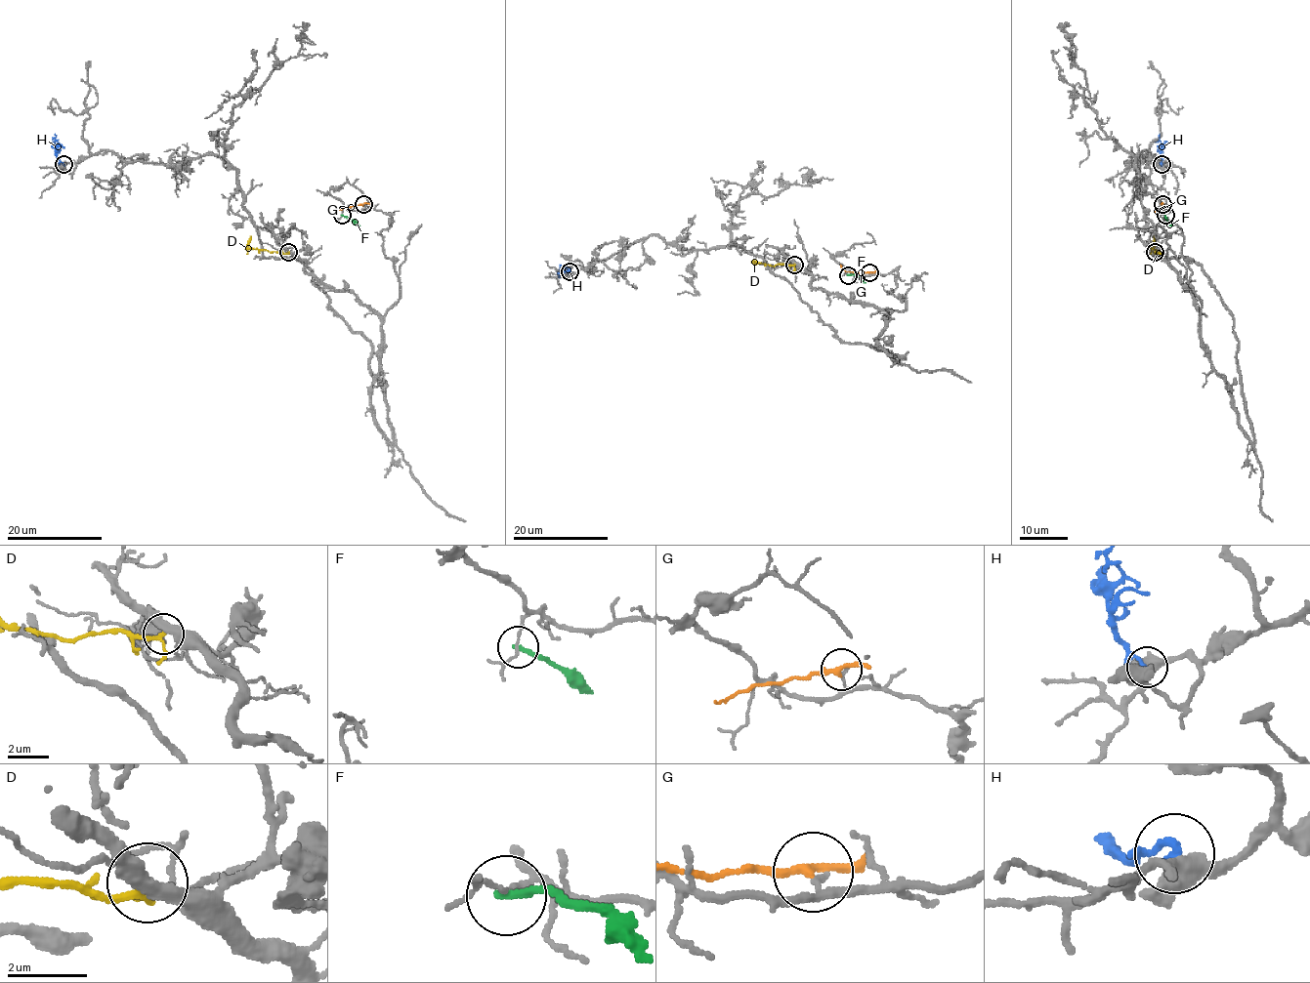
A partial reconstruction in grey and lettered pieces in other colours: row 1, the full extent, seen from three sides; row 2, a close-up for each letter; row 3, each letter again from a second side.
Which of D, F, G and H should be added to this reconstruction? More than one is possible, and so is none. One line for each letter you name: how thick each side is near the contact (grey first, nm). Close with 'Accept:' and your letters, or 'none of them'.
Accept: none of them

